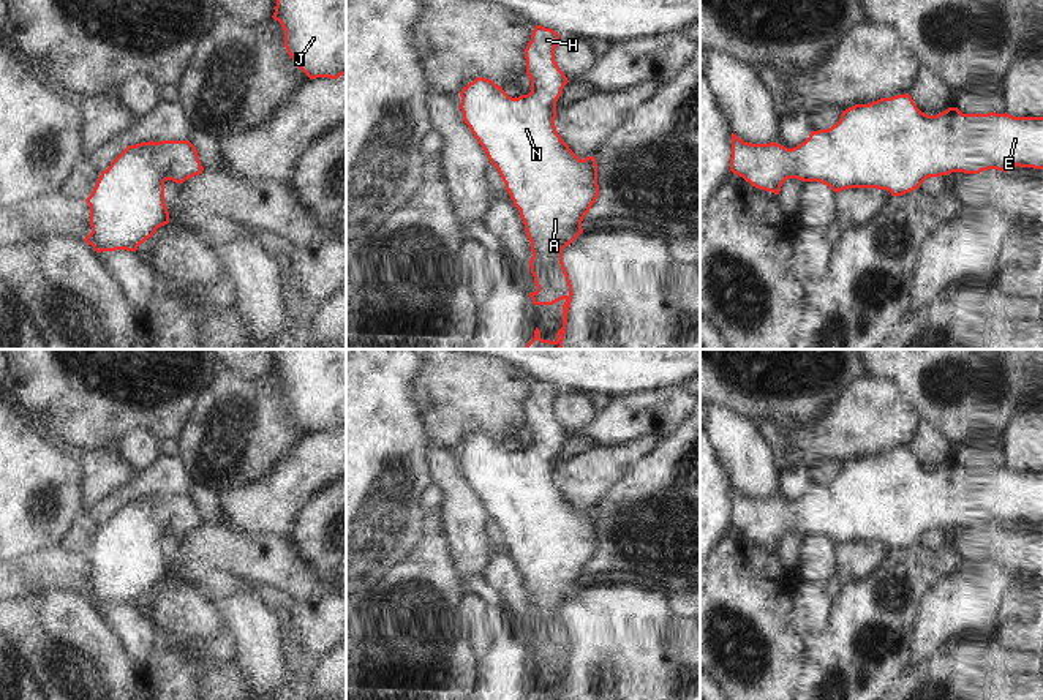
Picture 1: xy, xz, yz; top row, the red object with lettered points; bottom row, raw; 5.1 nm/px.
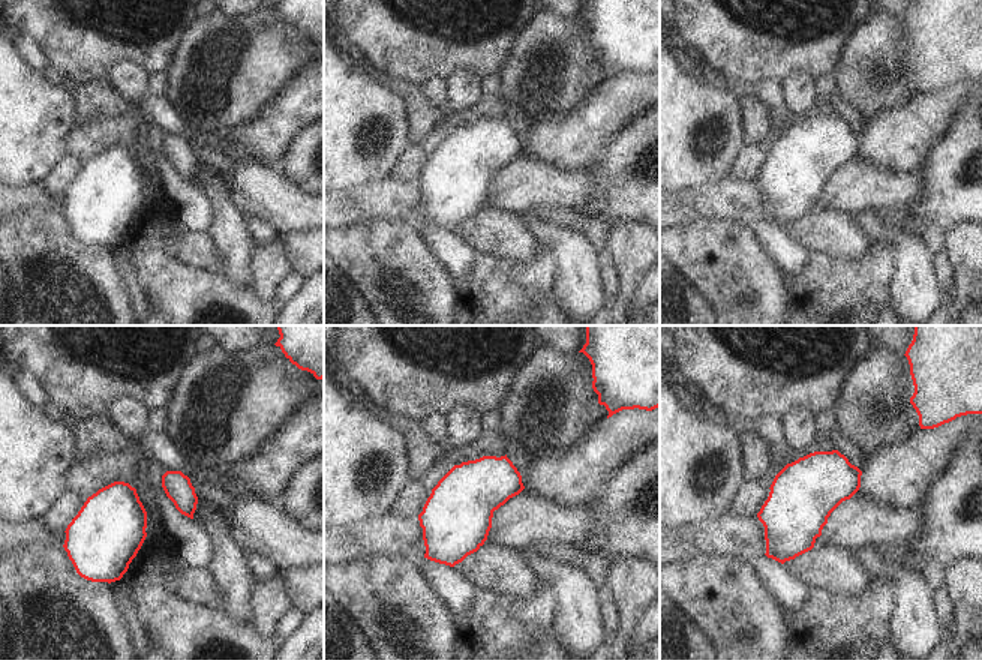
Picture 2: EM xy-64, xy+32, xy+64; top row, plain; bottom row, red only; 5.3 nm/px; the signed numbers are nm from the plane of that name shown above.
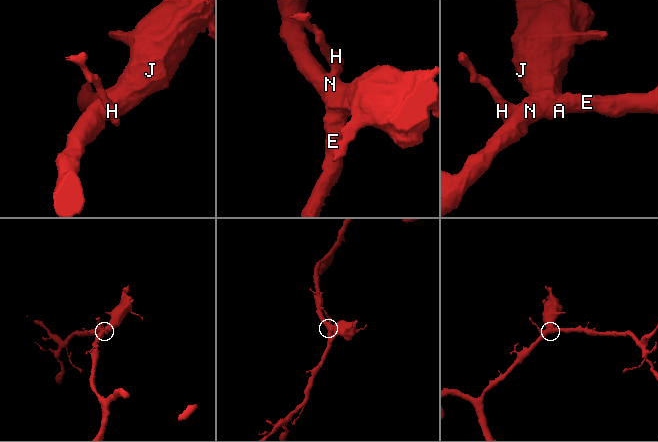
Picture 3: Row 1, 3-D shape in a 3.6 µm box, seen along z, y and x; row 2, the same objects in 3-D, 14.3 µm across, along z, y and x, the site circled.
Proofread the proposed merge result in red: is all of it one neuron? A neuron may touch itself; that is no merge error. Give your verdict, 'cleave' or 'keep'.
keep

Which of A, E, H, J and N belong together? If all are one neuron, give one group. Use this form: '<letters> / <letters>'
A E H J N

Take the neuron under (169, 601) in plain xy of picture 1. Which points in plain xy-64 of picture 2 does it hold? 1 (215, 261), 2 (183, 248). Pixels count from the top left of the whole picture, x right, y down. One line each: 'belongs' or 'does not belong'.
1: belongs
2: belongs

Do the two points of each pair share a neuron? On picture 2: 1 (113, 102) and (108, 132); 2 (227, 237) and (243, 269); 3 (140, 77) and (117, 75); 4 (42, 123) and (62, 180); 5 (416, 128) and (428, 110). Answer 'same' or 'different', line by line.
1: different
2: same
3: same
4: different
5: same

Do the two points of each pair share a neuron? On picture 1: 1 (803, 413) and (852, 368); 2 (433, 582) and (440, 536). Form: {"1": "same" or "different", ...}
{"1": "same", "2": "same"}

